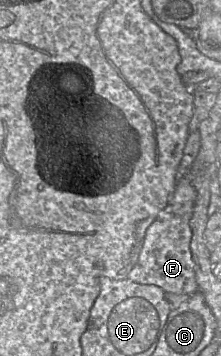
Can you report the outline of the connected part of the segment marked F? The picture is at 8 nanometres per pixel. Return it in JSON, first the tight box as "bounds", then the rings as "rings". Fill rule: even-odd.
{"bounds":[128,177,199,295],"rings":[[[187,177],[177,181],[168,205],[146,231],[138,261],[130,271],[128,280],[138,284],[158,286],[165,293],[192,295],[199,290],[190,247],[192,239],[190,221],[196,196],[197,190]]]}

